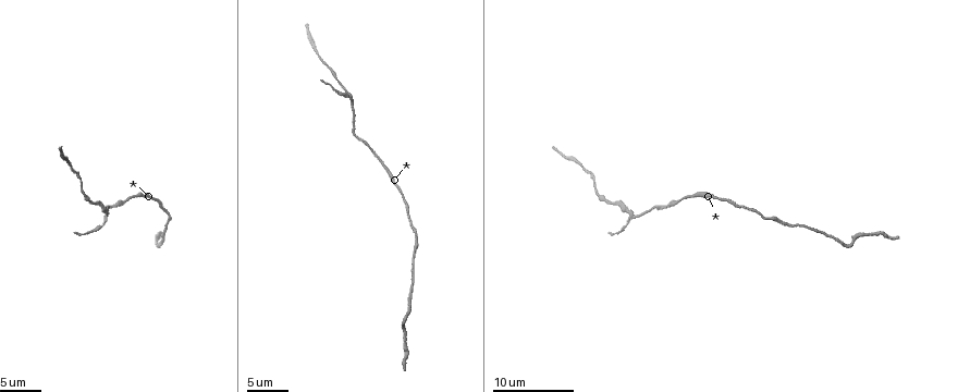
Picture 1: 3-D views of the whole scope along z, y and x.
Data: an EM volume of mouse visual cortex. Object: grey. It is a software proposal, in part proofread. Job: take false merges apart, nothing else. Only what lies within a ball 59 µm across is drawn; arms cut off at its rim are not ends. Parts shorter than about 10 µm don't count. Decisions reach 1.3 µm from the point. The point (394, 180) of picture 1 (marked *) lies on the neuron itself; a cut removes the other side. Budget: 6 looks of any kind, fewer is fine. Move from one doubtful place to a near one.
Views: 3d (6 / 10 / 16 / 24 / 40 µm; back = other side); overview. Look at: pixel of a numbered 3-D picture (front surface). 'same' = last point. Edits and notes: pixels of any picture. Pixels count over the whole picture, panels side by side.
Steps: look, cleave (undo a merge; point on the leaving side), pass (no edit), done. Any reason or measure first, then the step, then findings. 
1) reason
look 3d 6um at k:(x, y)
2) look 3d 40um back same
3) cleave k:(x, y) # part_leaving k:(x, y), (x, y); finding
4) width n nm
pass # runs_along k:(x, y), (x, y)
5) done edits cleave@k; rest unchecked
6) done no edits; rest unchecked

three-way junction
look 3d 6um at 1:(635, 214)

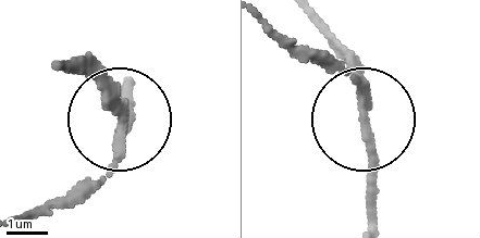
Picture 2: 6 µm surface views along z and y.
arms 3
pass # all the same neuron

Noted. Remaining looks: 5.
sudden change in width
look 3d 6um at 1:(591, 174)

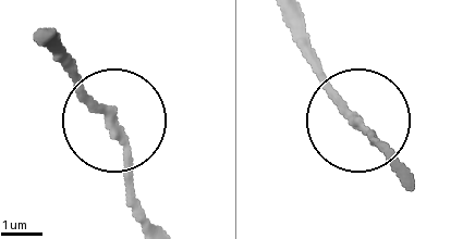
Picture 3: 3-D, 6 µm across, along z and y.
width 180 nm
pass # runs_along 3:(148, 218), (128, 146), (55, 55); continuous, no second neuron

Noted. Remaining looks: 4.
calibre changes
look 3d 10um at 1:(412, 253)

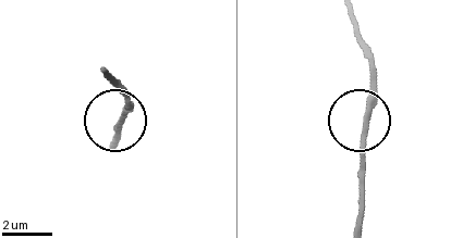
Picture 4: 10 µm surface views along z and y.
pass # all the same neuron

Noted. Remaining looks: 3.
done no edits; rest unchecked

